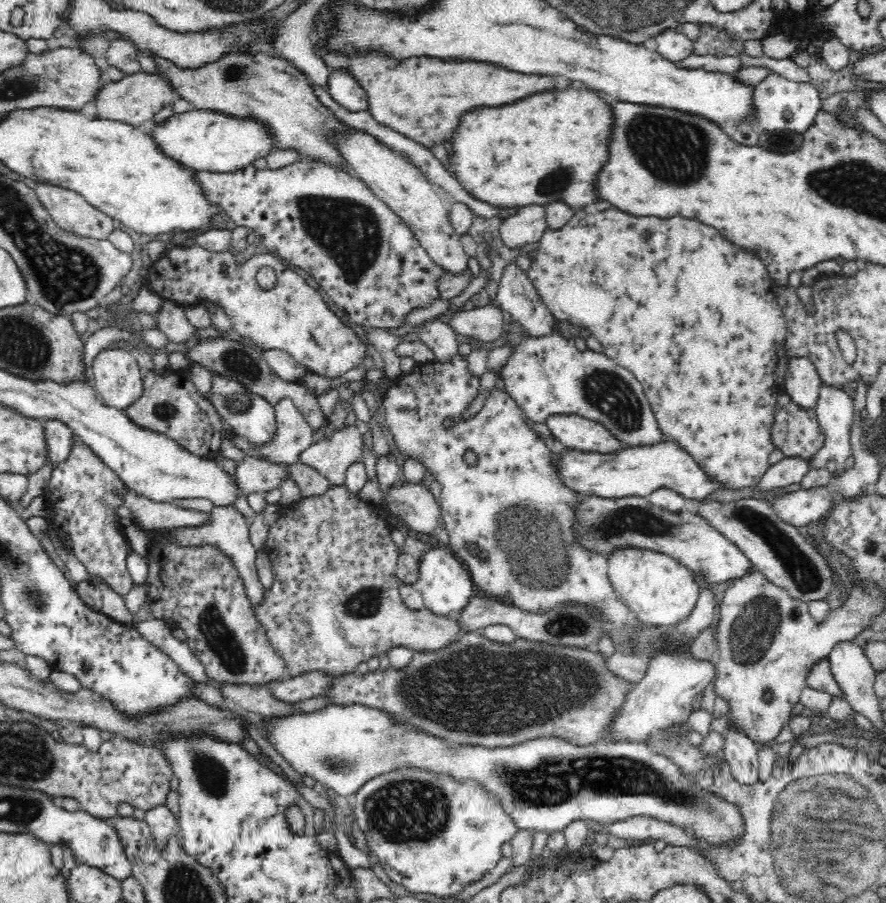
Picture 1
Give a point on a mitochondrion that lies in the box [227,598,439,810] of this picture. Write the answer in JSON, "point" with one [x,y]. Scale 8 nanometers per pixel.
{"point":[336,764]}

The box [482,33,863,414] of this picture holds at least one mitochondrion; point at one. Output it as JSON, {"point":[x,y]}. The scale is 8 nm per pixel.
{"point":[674,149]}

